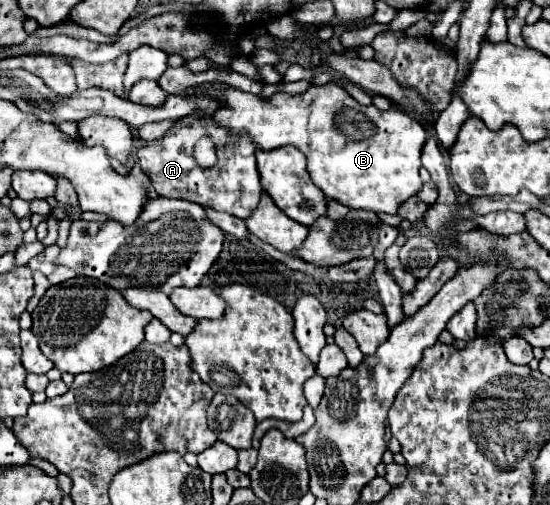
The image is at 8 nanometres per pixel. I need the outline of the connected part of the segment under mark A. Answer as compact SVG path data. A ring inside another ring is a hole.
M191 115L179 119L161 139L147 141L147 145L143 145L137 151L137 157L141 161L143 173L151 179L155 191L161 197L187 199L211 207L215 211L225 211L239 219L247 219L257 207L263 191L255 163L255 149L257 143L253 143L253 139L247 133L235 137L227 127L213 123L213 119L209 117L193 119ZM203 135L211 135L217 145L219 161L213 169L201 169L193 157L193 141Z

